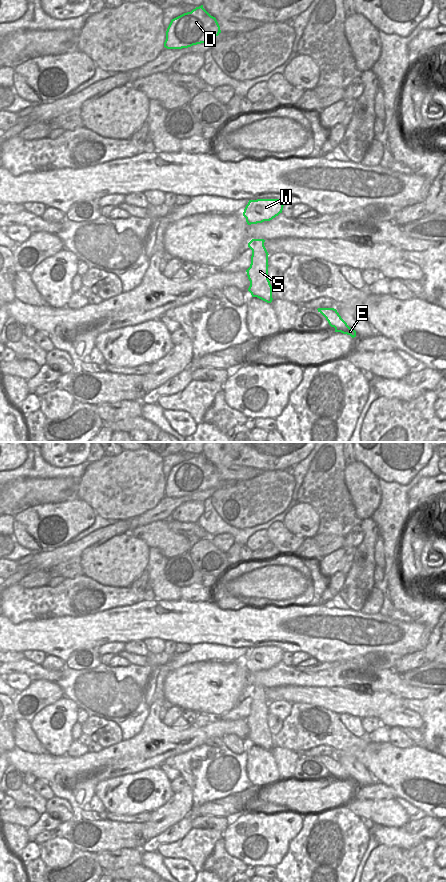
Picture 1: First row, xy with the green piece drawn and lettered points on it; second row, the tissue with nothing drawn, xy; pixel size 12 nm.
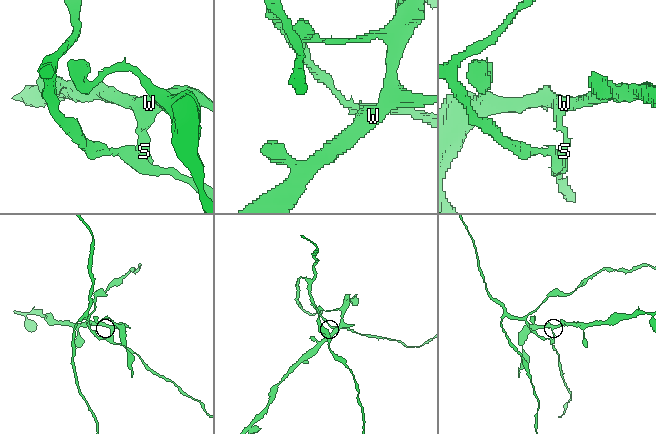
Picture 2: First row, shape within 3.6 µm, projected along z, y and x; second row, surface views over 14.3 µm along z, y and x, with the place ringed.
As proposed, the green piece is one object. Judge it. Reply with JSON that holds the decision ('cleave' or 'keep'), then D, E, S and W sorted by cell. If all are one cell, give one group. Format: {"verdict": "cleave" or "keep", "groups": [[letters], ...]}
{"verdict": "cleave", "groups": [["D", "E", "S"], ["W"]]}

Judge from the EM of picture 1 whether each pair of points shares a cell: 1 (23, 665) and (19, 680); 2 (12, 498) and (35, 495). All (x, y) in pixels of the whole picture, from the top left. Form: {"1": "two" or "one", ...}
{"1": "two", "2": "one"}

